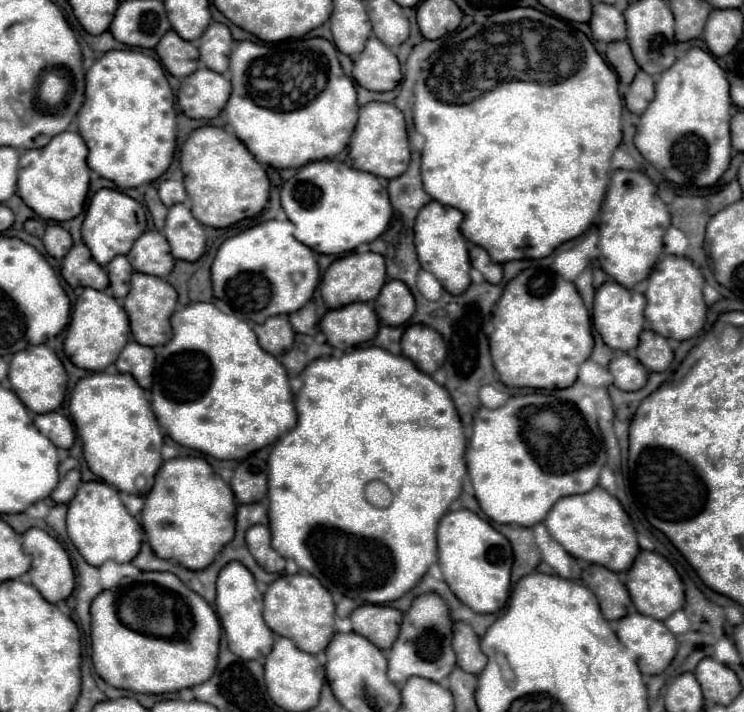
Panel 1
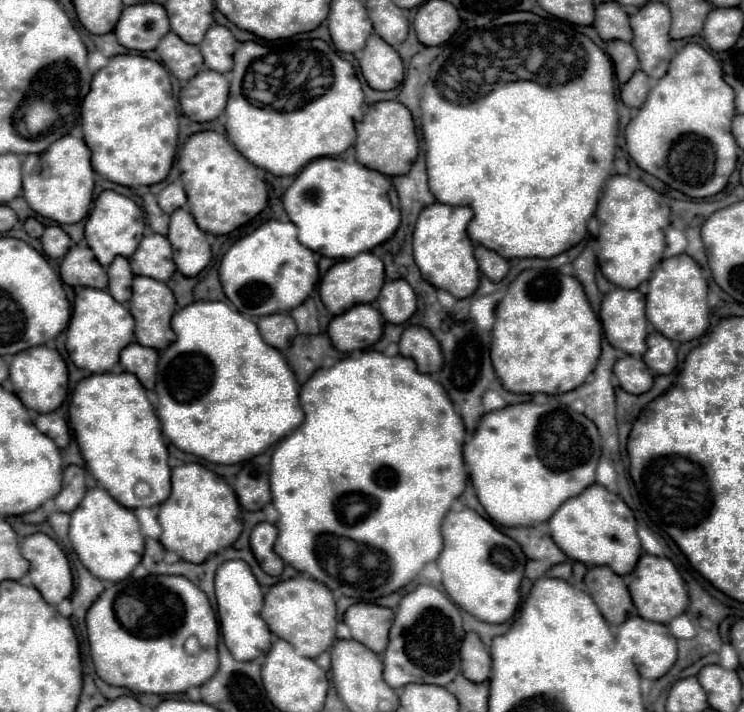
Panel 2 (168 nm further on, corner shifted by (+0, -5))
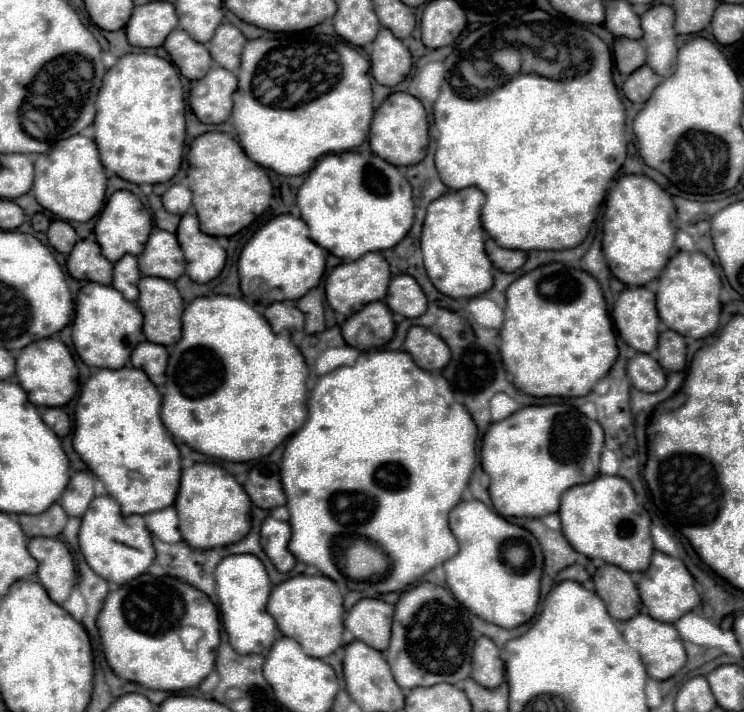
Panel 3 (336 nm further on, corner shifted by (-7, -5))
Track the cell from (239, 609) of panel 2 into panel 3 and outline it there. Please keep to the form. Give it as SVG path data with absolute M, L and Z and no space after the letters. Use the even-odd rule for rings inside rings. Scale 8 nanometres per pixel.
M250 553L228 555L216 567L214 579L216 579L220 617L222 617L224 631L228 633L230 645L242 655L248 655L248 653L266 655L276 637L276 621L266 611L272 583L268 579L268 573L266 573L262 561Z

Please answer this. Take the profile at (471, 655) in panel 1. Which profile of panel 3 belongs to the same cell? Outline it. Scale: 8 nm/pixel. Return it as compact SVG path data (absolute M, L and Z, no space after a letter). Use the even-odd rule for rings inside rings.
M480 637L474 645L472 679L486 689L496 689L504 681L504 661L500 659L500 649L488 637Z

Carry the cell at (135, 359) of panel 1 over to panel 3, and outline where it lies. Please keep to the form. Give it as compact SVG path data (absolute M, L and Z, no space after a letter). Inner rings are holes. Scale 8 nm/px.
M150 341L136 345L136 349L132 351L132 357L130 357L130 363L136 369L144 369L144 373L148 373L148 377L154 385L164 385L166 382L168 351L164 345L156 345Z

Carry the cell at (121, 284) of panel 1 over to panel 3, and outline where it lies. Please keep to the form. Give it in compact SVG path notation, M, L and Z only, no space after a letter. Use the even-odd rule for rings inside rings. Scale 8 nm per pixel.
M132 255L122 257L114 265L112 287L120 289L120 293L124 293L124 297L128 301L136 301L138 299L138 279L140 279L140 271L138 271L136 257L132 257Z

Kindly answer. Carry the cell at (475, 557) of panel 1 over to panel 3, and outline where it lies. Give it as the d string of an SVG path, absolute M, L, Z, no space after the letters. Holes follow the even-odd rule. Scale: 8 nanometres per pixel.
M460 501L450 511L450 529L460 543L456 557L444 563L452 595L480 619L504 629L528 623L538 609L544 555L536 537L488 509L482 501Z

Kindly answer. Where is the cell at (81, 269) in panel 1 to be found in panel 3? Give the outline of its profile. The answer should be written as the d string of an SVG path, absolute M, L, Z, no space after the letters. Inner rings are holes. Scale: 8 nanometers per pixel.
M82 239L74 245L68 257L68 273L74 279L86 279L86 281L110 285L112 263L102 255L100 245L96 241Z

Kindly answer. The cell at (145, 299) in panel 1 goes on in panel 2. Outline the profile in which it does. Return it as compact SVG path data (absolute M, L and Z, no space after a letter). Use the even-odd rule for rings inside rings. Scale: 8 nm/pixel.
M135 277L129 311L135 319L135 337L139 345L163 351L175 341L175 333L171 329L171 317L175 313L175 297L173 297L173 291L165 283L149 281L149 277Z

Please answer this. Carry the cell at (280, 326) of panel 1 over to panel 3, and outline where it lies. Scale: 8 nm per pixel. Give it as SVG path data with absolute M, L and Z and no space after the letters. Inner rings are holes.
M276 301L268 305L264 309L264 317L268 317L268 323L272 325L272 329L276 329L276 333L282 329L300 331L304 327L304 313L288 301Z

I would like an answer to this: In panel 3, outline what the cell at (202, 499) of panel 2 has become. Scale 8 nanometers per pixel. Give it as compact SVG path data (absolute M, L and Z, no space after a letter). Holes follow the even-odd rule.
M196 463L182 471L180 493L176 499L182 539L194 549L212 549L238 543L250 531L250 497L234 475L216 463Z

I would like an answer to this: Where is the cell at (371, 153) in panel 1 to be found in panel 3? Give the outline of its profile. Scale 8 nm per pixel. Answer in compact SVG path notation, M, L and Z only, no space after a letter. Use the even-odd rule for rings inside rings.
M392 93L374 113L370 125L370 147L378 157L384 157L396 167L408 167L426 157L428 119L424 105L410 93Z

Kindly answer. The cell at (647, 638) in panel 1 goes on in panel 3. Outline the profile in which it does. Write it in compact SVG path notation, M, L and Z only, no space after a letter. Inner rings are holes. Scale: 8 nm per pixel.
M638 613L636 617L632 617L624 623L622 633L624 633L626 643L640 653L640 657L646 665L646 671L652 679L670 679L678 669L684 667L684 663L686 663L684 643L682 643L682 639L676 633L676 627L672 623L662 623L662 621L652 619L646 613Z

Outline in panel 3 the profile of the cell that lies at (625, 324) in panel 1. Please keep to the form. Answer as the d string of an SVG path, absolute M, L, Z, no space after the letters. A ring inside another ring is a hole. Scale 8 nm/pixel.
M628 287L620 293L612 309L620 337L642 353L652 353L658 345L656 297L646 287Z

